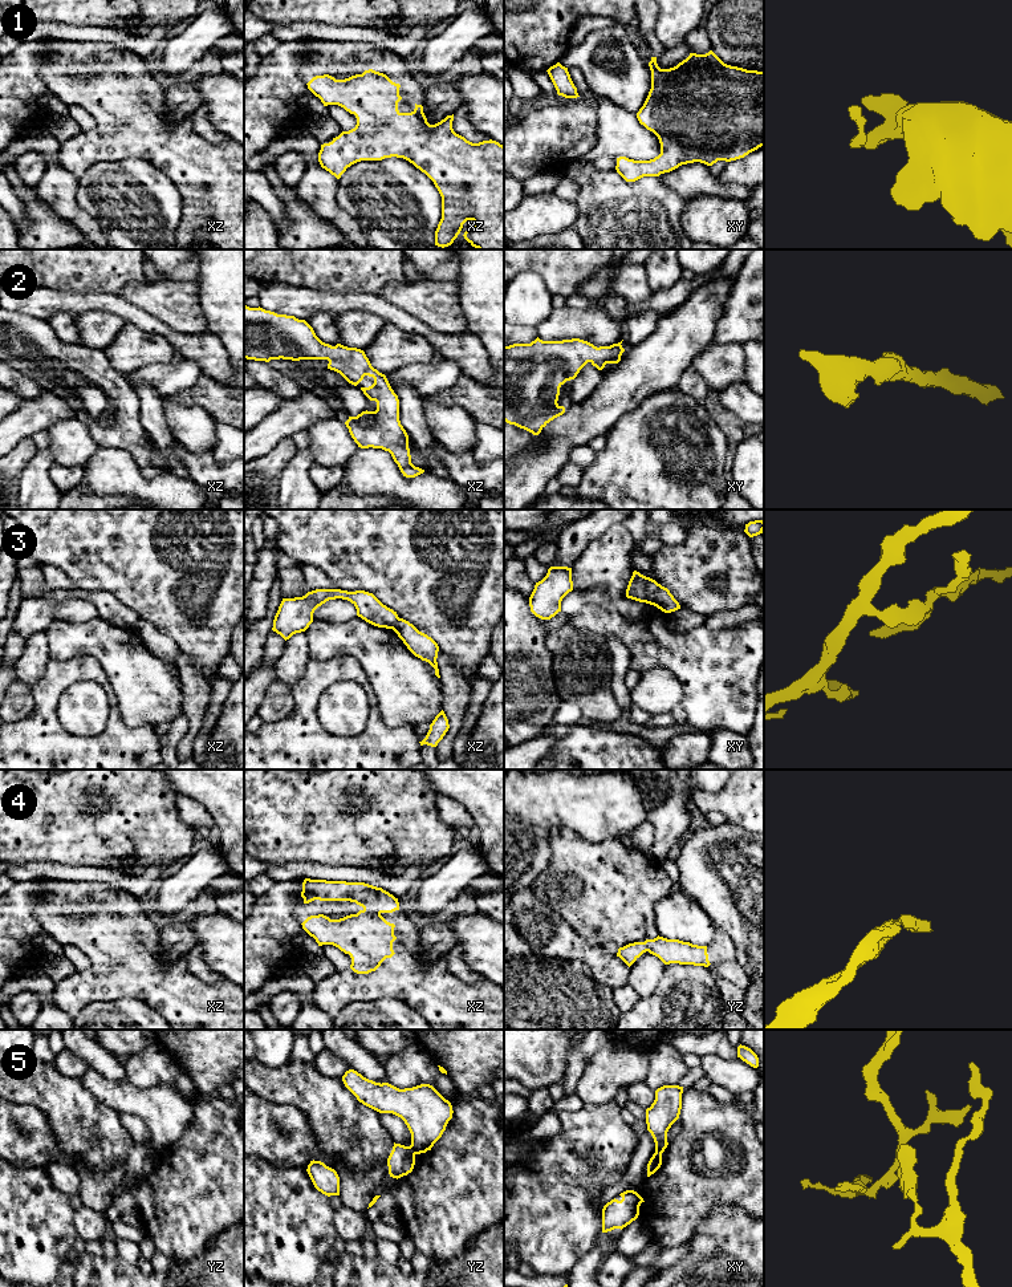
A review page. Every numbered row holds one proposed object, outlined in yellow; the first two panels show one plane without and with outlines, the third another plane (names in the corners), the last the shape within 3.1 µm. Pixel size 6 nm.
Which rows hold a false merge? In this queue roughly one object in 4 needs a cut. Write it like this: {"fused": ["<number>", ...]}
{"fused": ["3", "5"]}

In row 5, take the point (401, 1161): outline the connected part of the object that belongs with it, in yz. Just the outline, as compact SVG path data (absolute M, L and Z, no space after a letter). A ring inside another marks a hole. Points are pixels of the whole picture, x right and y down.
M395 1144L387 1158L389 1174L393 1178L401 1178L412 1172L415 1165L415 1153L410 1146Z

